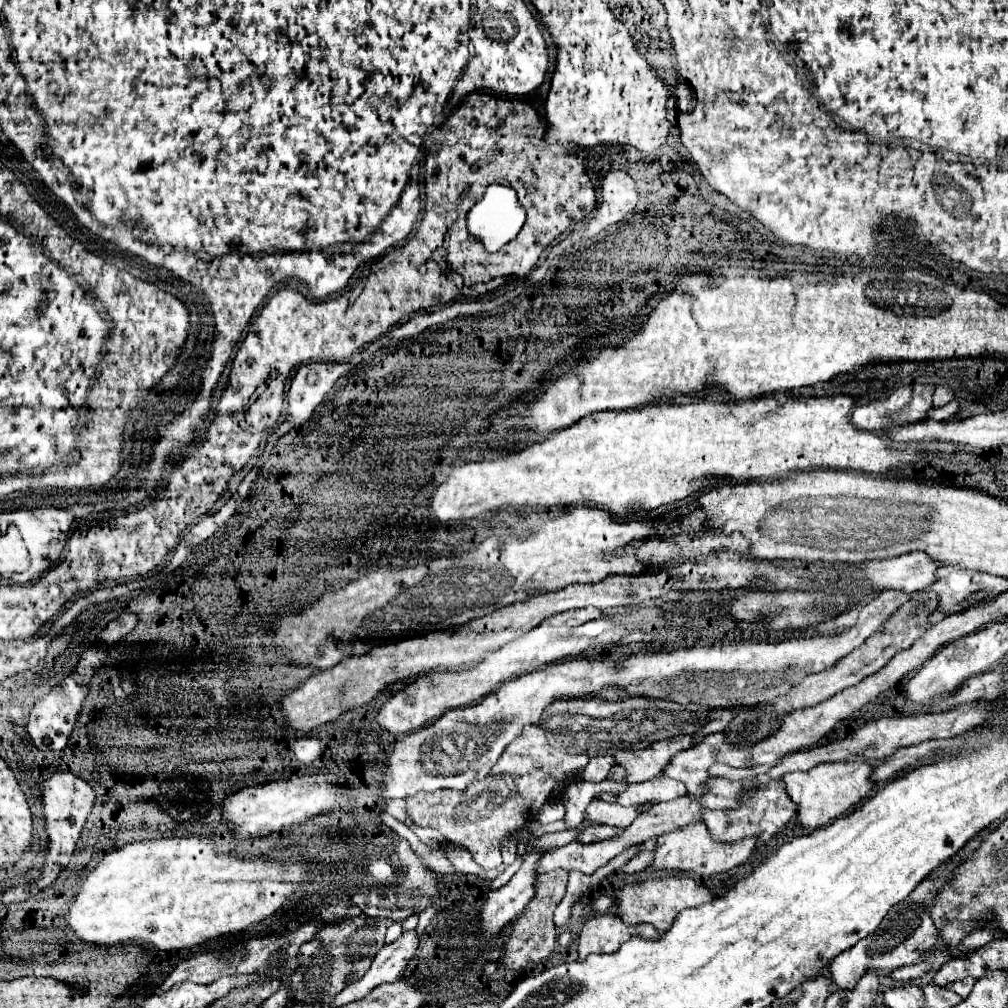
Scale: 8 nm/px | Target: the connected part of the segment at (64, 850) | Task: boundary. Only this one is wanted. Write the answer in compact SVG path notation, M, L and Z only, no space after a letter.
M58 772L58 774L46 774L44 780L40 782L40 788L42 788L42 806L44 806L44 814L46 814L46 832L50 836L50 846L48 846L48 852L46 852L46 866L44 866L44 872L40 876L40 880L32 886L32 890L40 892L40 890L46 890L50 888L56 878L60 876L60 872L66 870L68 862L70 862L70 856L72 852L76 850L76 842L80 838L80 832L92 812L92 806L94 806L94 790L92 786L74 776L72 772Z

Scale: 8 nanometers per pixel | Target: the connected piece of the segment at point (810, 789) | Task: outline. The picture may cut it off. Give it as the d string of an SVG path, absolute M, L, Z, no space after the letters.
M840 762L840 764L820 764L808 772L792 772L782 778L786 794L798 806L796 824L806 830L822 828L842 814L846 814L854 804L858 804L874 786L870 780L872 766L866 762Z

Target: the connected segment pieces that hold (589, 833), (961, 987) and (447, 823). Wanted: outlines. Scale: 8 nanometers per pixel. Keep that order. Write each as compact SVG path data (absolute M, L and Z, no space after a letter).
M590 826L586 828L578 840L584 842L584 844L592 844L592 842L602 842L602 840L610 840L618 834L620 830L618 828L612 828L612 826Z
M964 978L964 980L960 980L960 982L956 982L956 984L952 984L950 986L950 990L954 990L956 994L960 994L962 998L968 998L968 994L970 994L970 990L972 990L972 986L974 986L974 978Z
M528 726L528 730L524 730L520 734L520 738L516 738L508 746L508 750L504 750L504 754L500 756L496 766L490 770L488 778L484 778L480 782L472 782L462 792L460 790L436 790L436 792L428 792L428 794L410 796L406 800L406 810L408 810L410 818L414 820L414 824L442 830L444 836L448 838L448 842L466 848L474 856L474 862L478 866L482 866L484 870L492 870L502 864L500 842L510 832L524 828L532 818L536 818L538 810L550 800L550 796L558 796L562 792L564 780L578 774L588 764L588 760L590 760L588 756L568 756L568 754L552 748L540 726Z

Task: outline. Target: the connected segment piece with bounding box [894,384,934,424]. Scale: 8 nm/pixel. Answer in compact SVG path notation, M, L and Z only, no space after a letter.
M916 384L914 386L914 398L912 398L910 406L906 406L902 412L896 412L894 418L902 420L906 424L914 424L914 422L924 420L926 412L932 408L932 394L934 394L932 386Z

